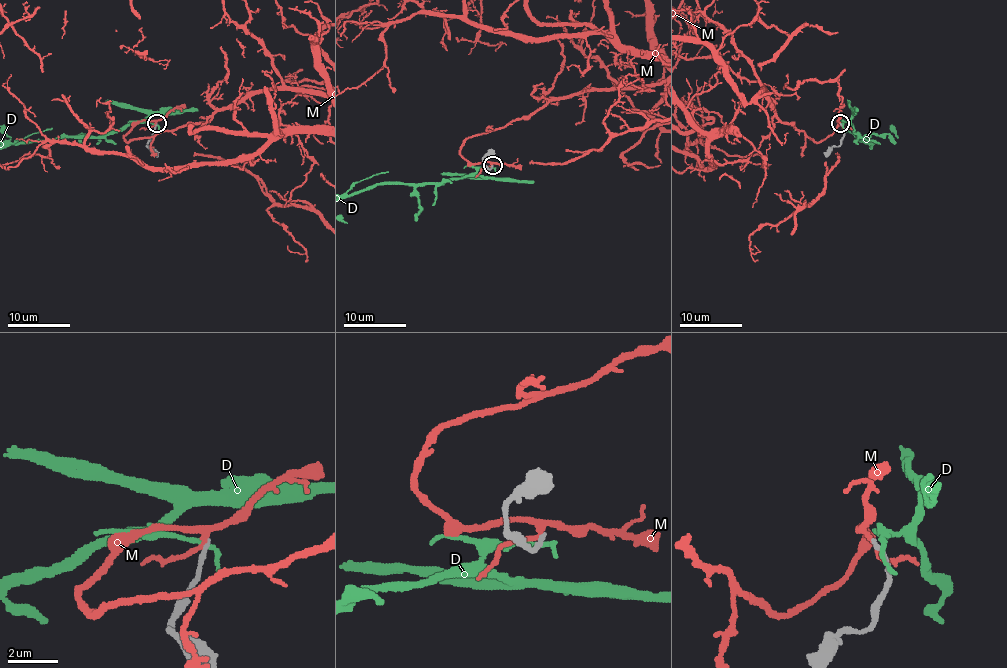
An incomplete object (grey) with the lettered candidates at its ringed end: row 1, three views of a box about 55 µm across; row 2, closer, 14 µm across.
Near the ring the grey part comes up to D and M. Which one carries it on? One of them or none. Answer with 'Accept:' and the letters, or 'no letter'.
Accept: no letter

